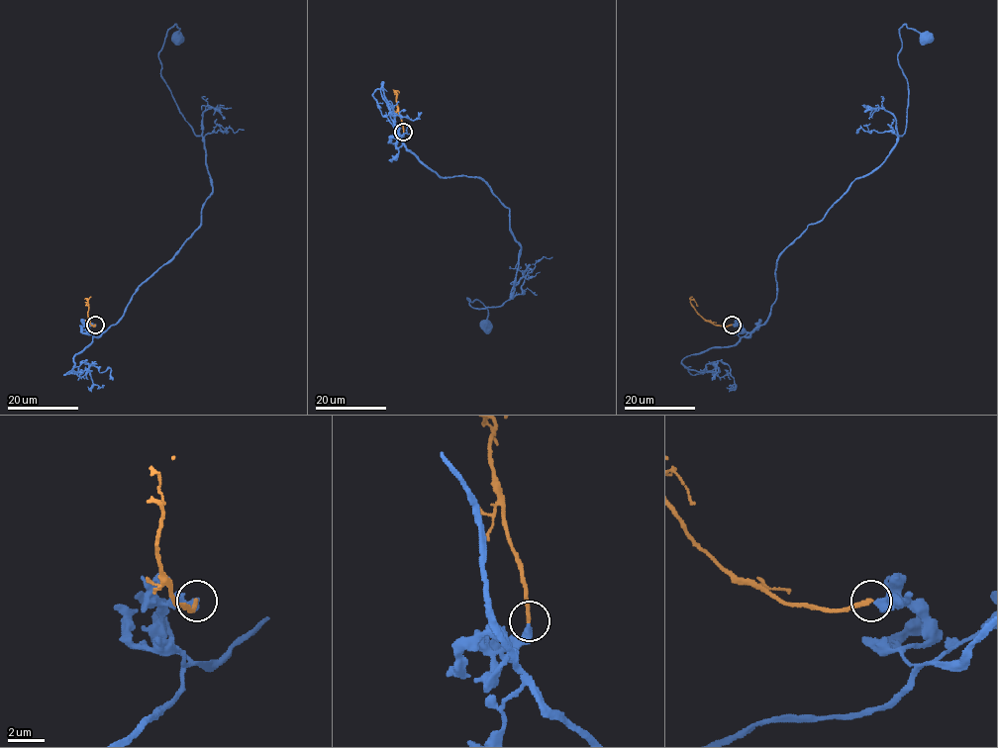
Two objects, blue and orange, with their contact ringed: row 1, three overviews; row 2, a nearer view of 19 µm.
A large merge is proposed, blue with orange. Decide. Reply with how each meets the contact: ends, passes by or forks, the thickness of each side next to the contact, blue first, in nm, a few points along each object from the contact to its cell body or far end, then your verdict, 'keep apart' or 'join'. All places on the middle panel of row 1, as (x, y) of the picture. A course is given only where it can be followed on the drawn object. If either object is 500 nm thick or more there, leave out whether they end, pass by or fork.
blue ends there; orange ends there; 400 nm thick on the blue side, 240 nm on the other; blue runs (403, 133), (397, 147), (440, 177), (481, 178), (509, 210), (512, 297), (467, 298), (485, 322); orange runs (403, 133), (397, 98); keep apart

